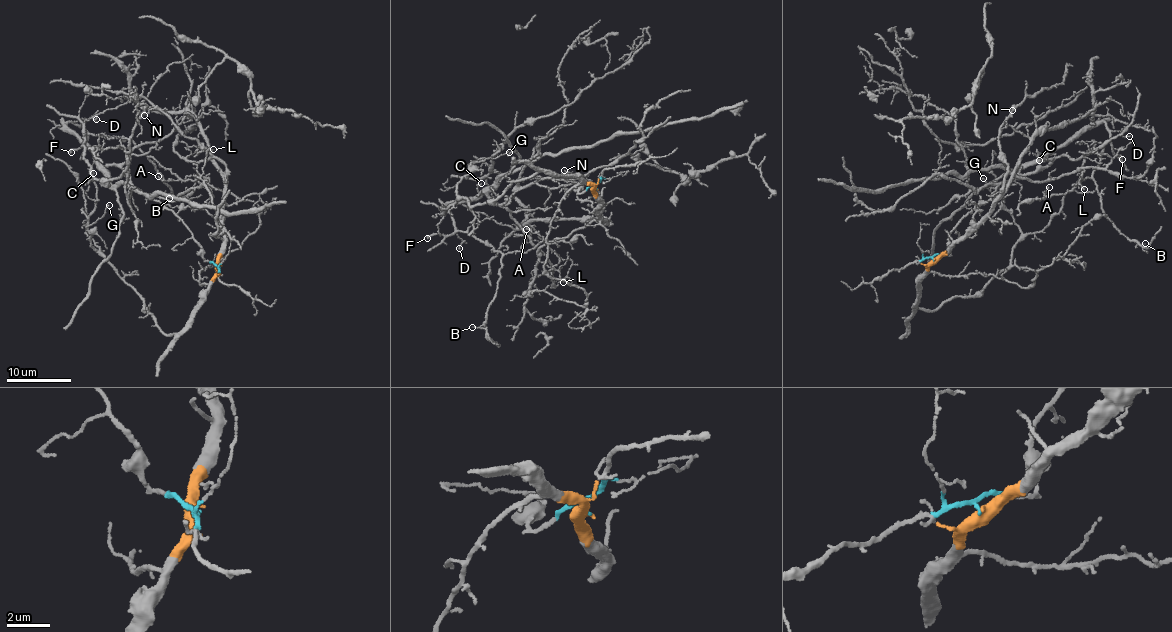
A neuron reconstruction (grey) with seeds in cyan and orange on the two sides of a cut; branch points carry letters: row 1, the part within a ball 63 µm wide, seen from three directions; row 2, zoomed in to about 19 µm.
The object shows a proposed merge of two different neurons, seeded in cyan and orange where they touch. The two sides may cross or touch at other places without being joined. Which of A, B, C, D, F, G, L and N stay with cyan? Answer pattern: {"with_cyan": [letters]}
{"with_cyan": ["A", "B", "C", "D", "F"]}

